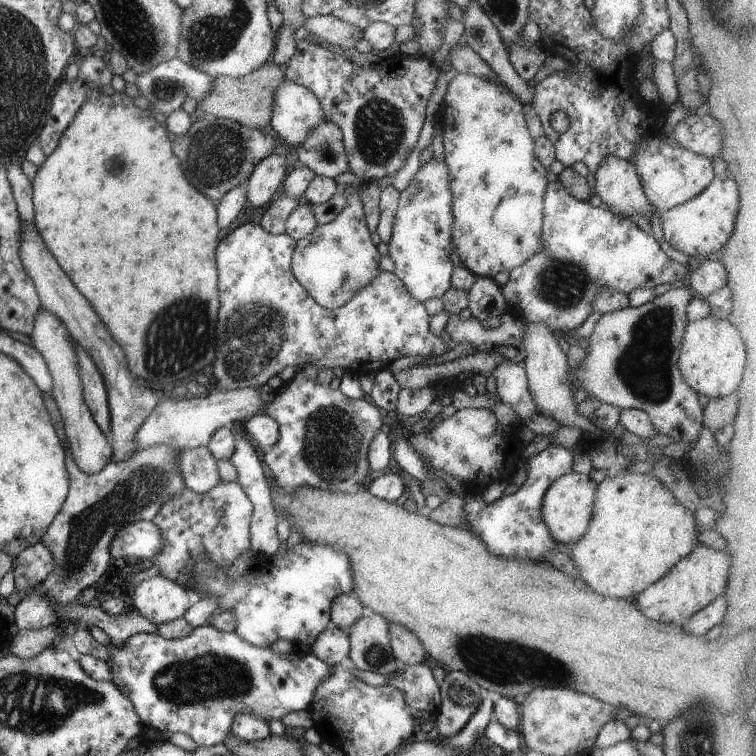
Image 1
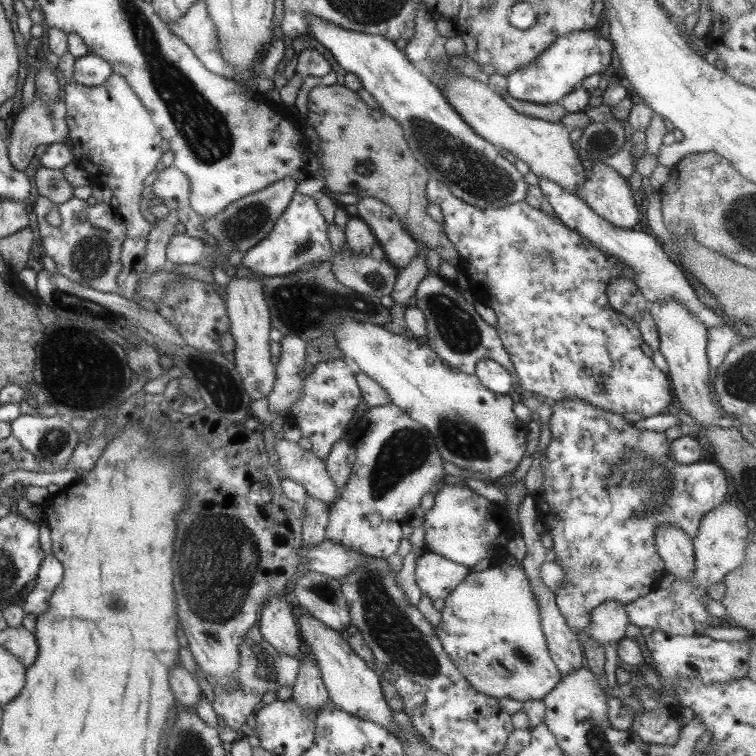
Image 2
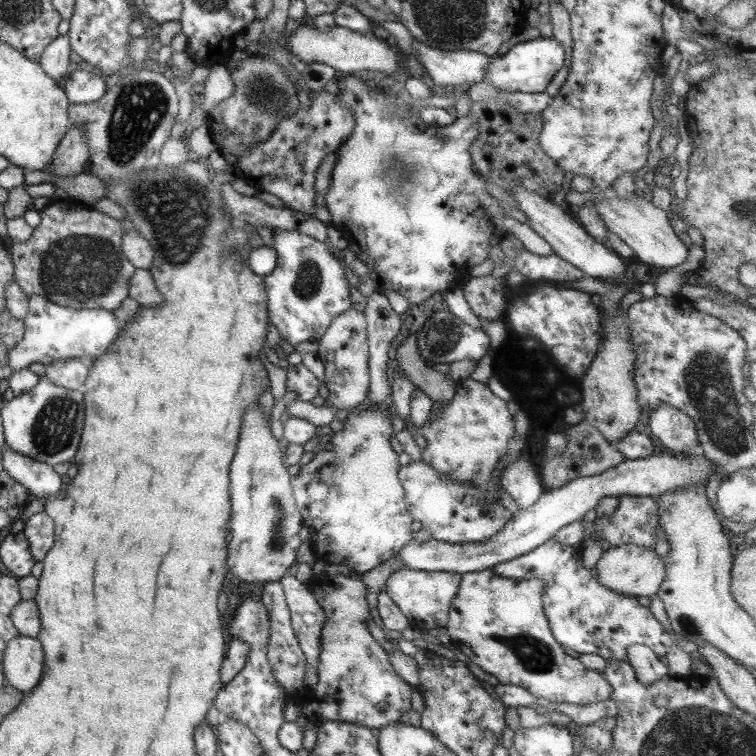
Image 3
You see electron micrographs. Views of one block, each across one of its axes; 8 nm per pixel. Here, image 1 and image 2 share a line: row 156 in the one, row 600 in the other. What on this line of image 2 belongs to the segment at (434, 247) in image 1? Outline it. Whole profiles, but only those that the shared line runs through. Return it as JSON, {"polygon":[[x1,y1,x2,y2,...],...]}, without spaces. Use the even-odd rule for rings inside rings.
{"polygon":[[425,551,415,562,415,582,421,595,431,601,445,599,465,576,471,572,461,564]]}

